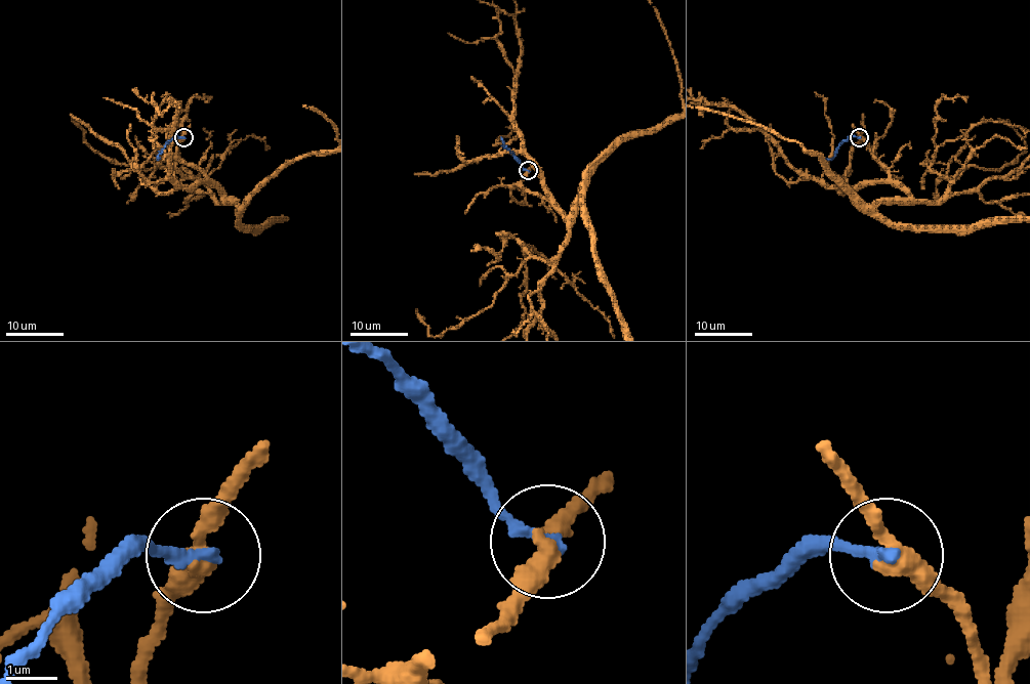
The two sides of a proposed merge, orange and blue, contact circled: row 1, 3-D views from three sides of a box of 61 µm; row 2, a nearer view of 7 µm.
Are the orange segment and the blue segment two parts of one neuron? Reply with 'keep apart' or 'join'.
keep apart

